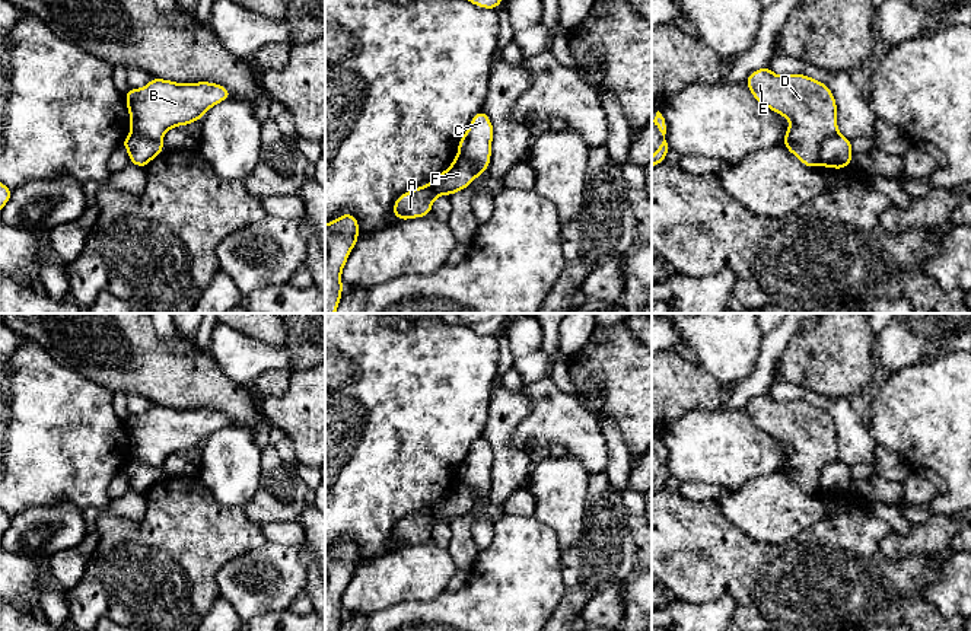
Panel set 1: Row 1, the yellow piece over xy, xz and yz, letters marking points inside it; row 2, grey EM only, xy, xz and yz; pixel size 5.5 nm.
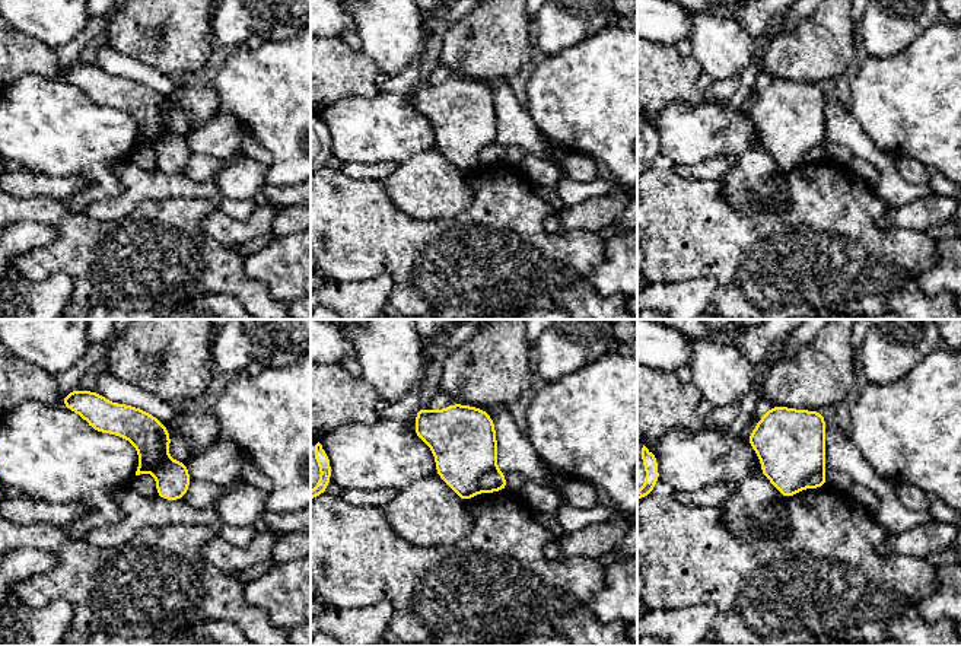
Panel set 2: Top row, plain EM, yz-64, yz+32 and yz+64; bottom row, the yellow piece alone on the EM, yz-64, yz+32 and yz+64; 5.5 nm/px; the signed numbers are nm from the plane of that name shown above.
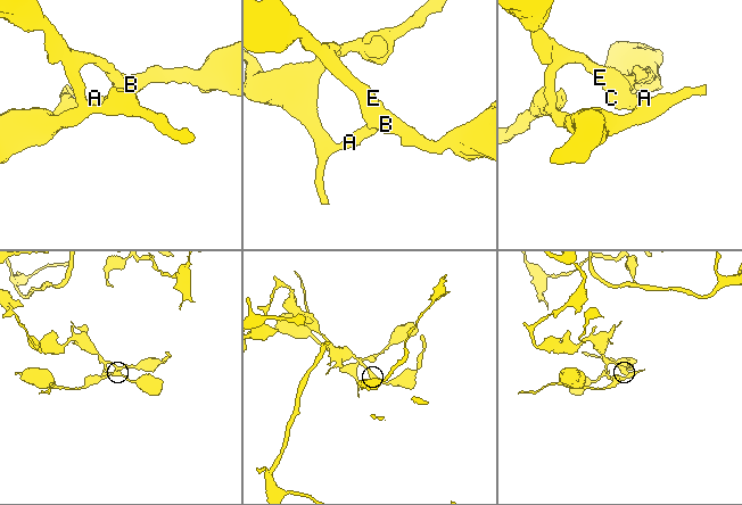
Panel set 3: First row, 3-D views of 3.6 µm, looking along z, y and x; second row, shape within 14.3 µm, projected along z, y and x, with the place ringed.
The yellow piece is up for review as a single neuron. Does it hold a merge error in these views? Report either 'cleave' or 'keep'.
cleave

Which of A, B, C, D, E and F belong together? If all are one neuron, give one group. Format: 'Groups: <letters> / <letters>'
Groups: A F / B C D E

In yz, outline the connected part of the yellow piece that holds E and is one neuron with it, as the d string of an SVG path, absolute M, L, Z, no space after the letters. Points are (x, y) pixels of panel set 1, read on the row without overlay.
M770 393L752 398L745 411L755 427L790 447L783 472L802 491L819 493L822 468L838 459L831 415L806 401L777 402Z

